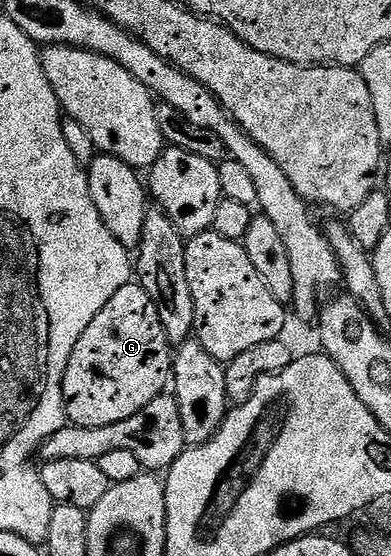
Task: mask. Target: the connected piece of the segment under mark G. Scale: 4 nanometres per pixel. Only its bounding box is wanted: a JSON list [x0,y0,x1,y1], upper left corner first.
[62,285,172,427]

